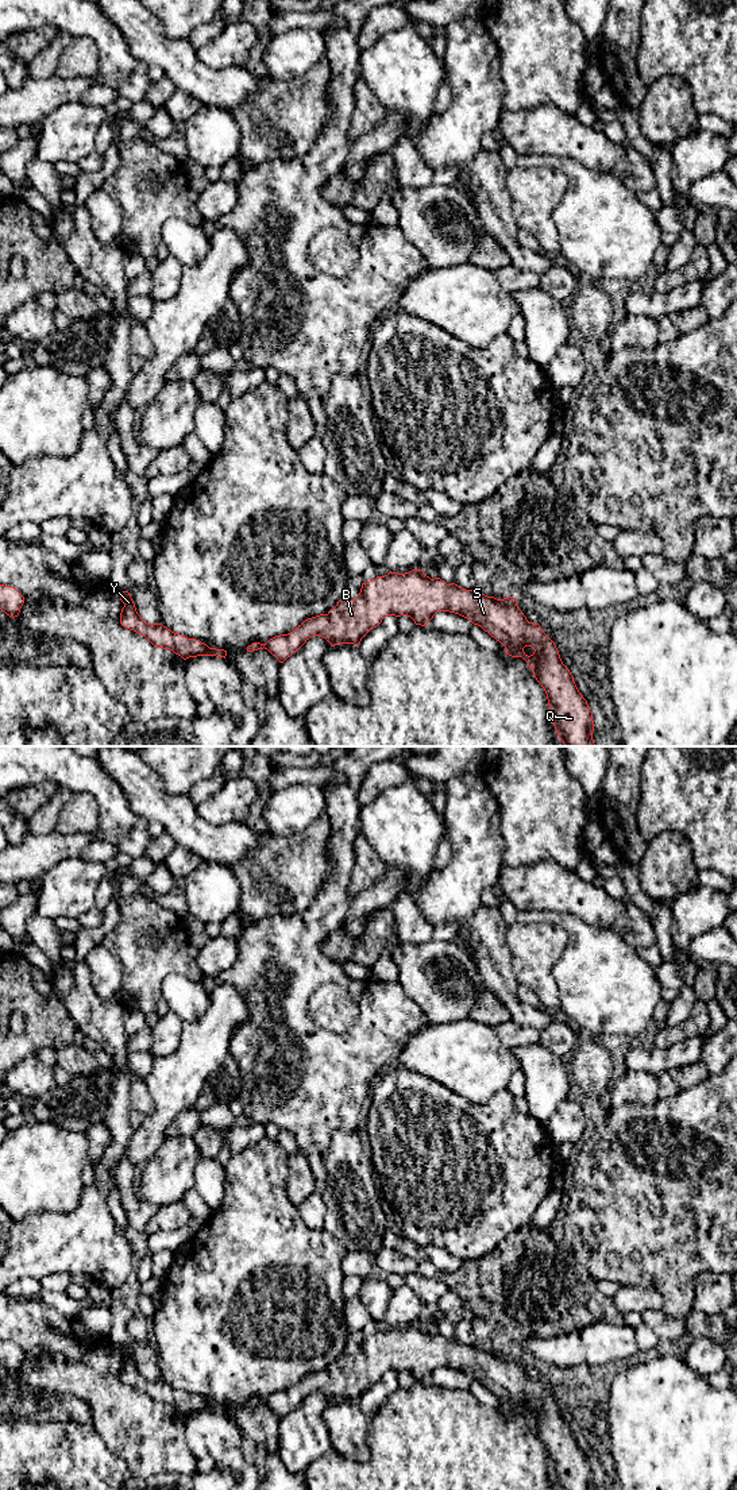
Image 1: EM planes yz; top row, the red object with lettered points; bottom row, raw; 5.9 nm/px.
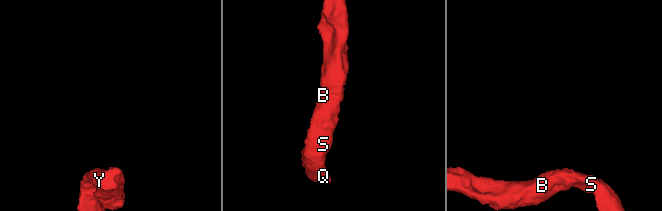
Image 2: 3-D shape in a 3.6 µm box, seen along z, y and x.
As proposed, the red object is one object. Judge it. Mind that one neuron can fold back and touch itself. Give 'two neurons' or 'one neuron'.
one neuron

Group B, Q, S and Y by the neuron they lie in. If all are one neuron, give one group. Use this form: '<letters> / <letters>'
B Q S Y

